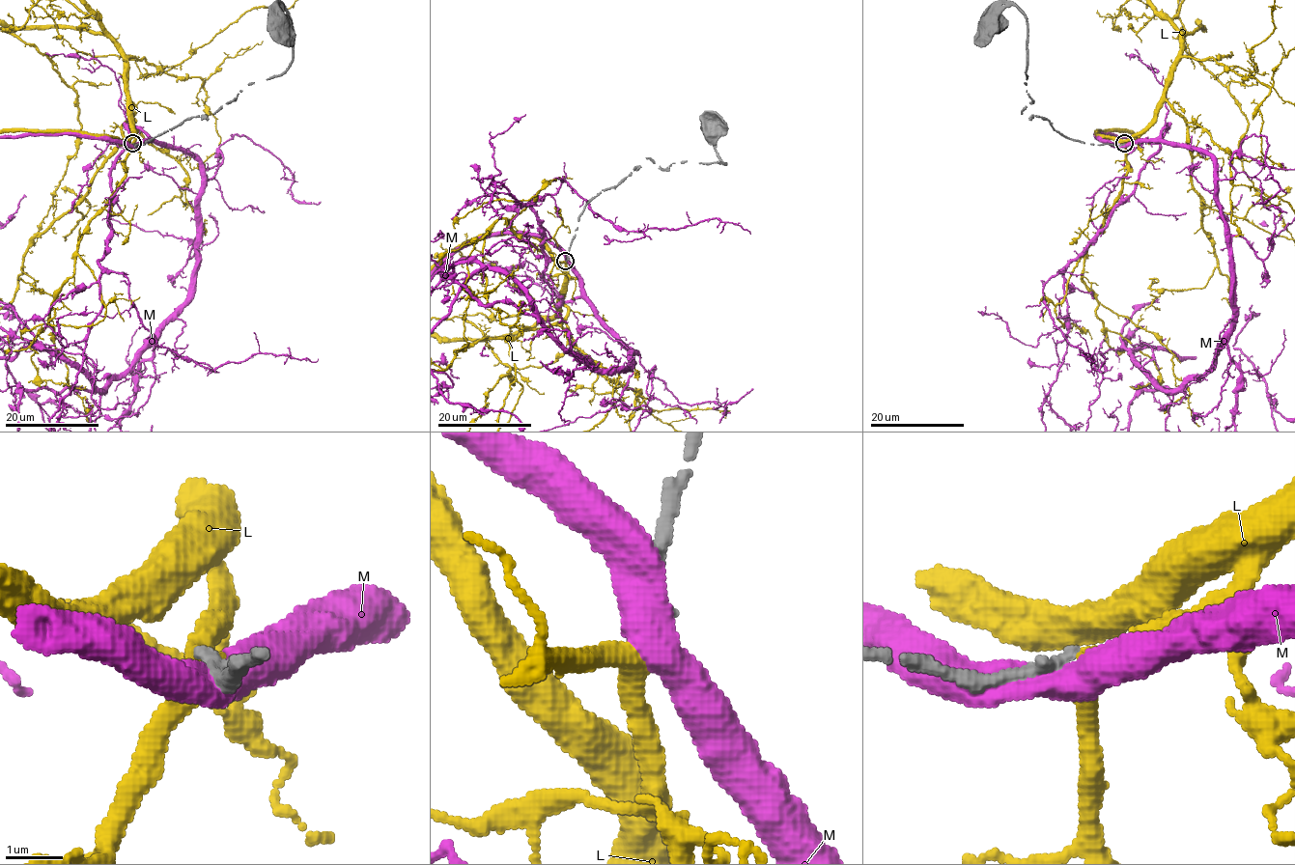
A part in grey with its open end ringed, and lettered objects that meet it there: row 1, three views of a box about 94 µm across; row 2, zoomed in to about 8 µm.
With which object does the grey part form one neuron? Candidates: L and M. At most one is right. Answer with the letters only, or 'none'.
none

